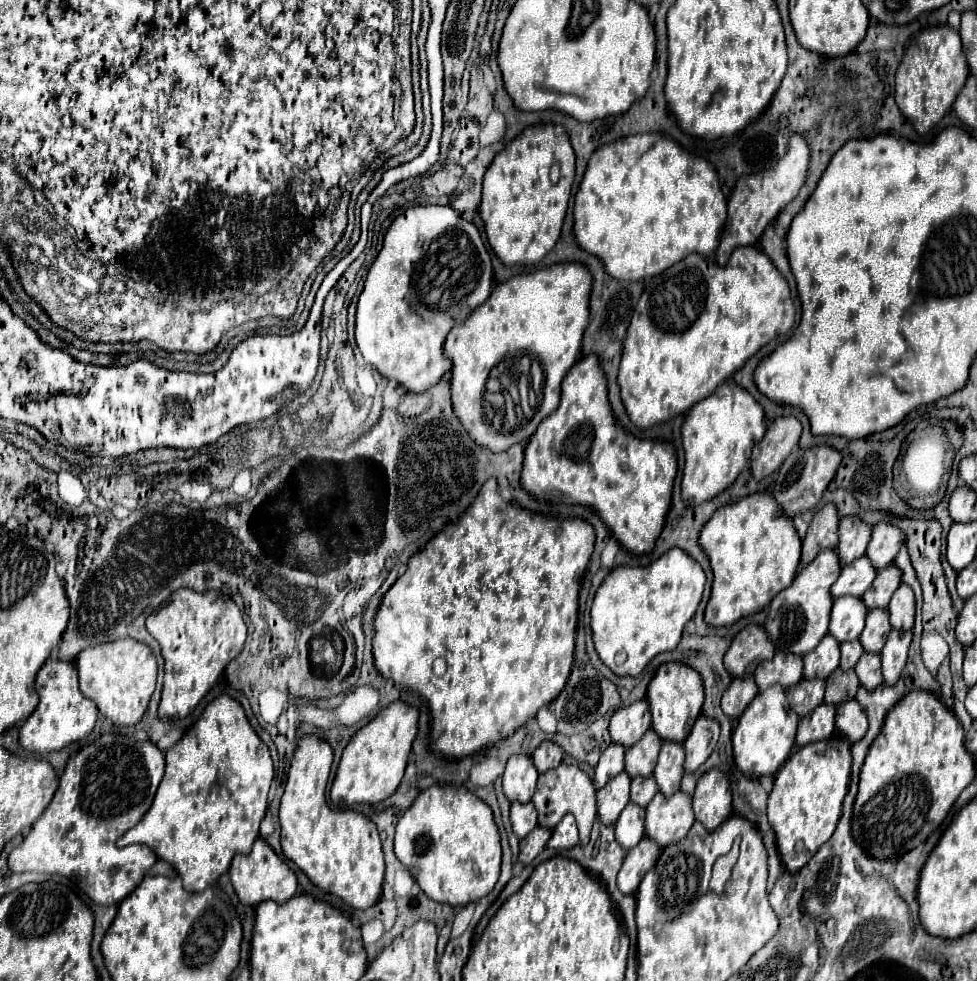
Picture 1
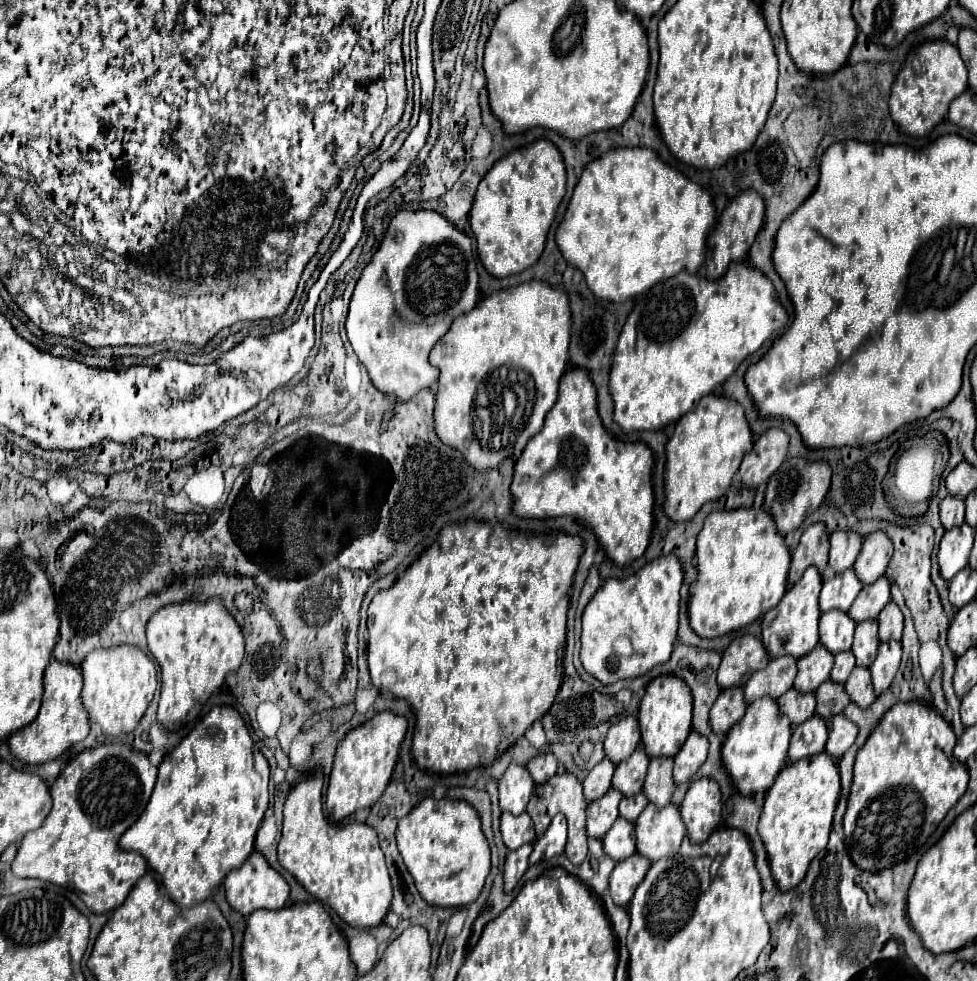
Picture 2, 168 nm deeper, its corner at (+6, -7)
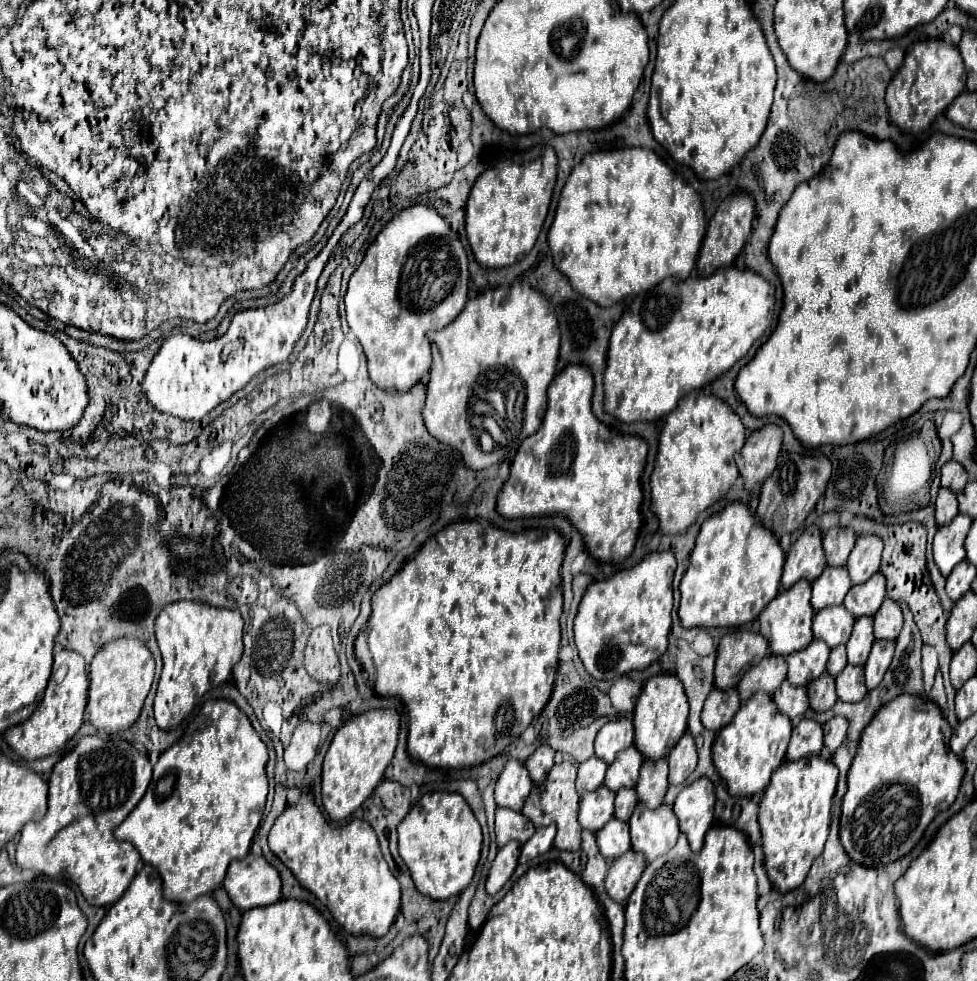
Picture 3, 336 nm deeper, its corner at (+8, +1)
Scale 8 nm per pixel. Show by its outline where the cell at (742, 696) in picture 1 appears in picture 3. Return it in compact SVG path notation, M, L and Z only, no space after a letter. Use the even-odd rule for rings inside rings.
M713 688L711 696L707 696L707 704L703 706L701 720L707 730L721 730L731 722L735 712L739 710L741 700L735 688L729 690L719 690Z

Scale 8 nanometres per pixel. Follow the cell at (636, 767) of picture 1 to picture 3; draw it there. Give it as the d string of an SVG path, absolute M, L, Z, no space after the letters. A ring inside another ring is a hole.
M635 746L619 752L615 762L607 768L603 784L611 792L617 792L619 788L635 788L641 764L643 764L643 756Z

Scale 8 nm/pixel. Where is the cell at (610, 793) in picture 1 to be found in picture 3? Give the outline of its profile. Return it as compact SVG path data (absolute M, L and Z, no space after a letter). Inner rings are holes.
M601 786L595 792L587 792L579 802L579 822L585 830L597 832L613 818L615 792Z

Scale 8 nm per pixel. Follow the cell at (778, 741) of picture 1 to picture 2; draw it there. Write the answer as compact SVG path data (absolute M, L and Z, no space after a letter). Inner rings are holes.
M763 696L747 706L747 714L729 730L723 742L723 764L743 796L767 792L771 788L777 772L787 762L789 738L791 724L785 716L781 716L781 710L773 698Z

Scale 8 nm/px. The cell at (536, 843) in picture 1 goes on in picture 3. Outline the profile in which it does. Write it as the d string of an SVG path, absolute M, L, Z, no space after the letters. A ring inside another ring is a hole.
M515 840L509 842L507 846L499 848L499 852L497 852L497 856L489 868L487 882L485 882L487 894L497 894L505 886L505 882L511 878L515 866L517 866L519 852L521 852L521 844Z

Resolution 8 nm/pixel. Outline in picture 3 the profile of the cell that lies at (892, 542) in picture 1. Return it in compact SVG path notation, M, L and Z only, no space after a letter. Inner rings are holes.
M863 534L857 538L857 544L847 560L847 570L853 586L863 584L865 580L871 578L871 574L879 570L881 550L883 550L883 542L877 536Z

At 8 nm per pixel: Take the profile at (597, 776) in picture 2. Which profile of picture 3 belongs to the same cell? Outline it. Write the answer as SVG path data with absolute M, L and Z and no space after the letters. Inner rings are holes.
M591 756L589 760L579 764L577 772L577 794L583 792L593 792L603 784L607 764L599 756Z

